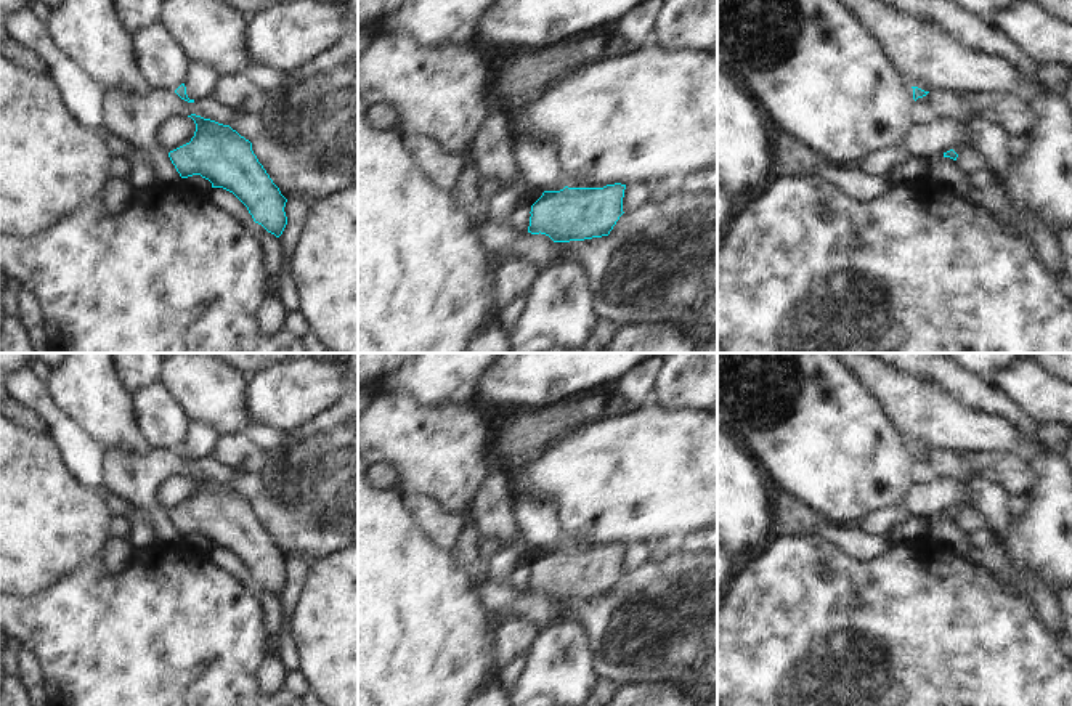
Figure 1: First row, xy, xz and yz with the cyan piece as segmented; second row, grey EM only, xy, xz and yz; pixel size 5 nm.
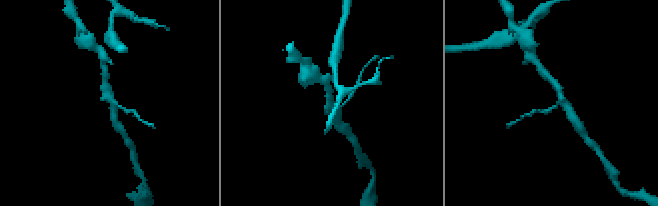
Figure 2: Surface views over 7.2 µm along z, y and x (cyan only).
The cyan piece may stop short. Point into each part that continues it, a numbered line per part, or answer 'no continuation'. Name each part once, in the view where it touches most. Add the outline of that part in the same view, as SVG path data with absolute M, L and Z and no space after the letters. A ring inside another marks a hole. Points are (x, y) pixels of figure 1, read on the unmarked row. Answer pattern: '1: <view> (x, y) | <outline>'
no continuation

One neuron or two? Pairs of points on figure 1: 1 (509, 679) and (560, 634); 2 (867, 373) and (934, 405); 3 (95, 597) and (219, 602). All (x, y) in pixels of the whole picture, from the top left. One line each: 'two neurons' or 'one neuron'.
1: two neurons
2: one neuron
3: one neuron

